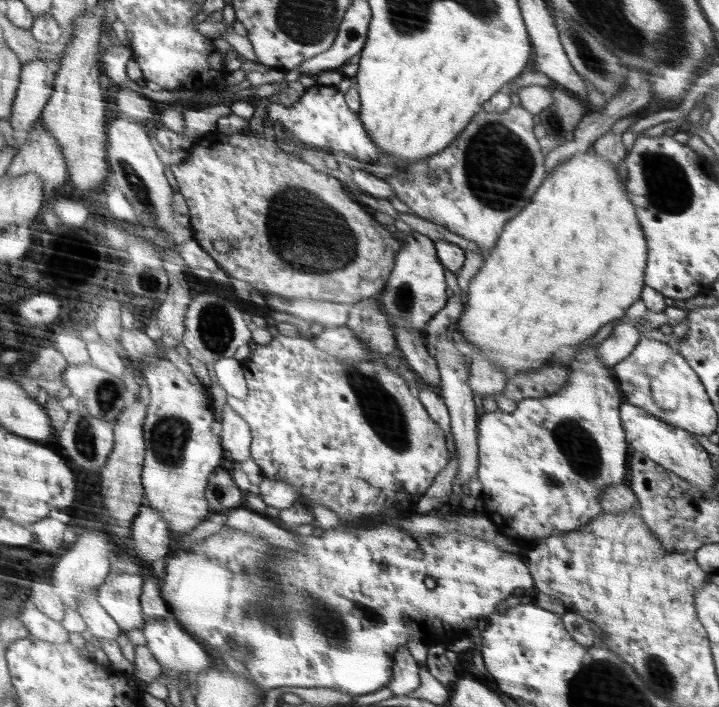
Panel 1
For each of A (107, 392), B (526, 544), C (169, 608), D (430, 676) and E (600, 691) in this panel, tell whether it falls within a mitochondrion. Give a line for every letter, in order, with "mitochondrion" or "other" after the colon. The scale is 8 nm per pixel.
A: mitochondrion
B: other
C: other
D: other
E: mitochondrion

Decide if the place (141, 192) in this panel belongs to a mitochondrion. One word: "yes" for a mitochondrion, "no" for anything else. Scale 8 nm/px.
yes

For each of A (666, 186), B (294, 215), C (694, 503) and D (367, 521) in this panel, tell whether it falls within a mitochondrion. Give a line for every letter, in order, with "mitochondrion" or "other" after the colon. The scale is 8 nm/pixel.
A: mitochondrion
B: mitochondrion
C: other
D: other

